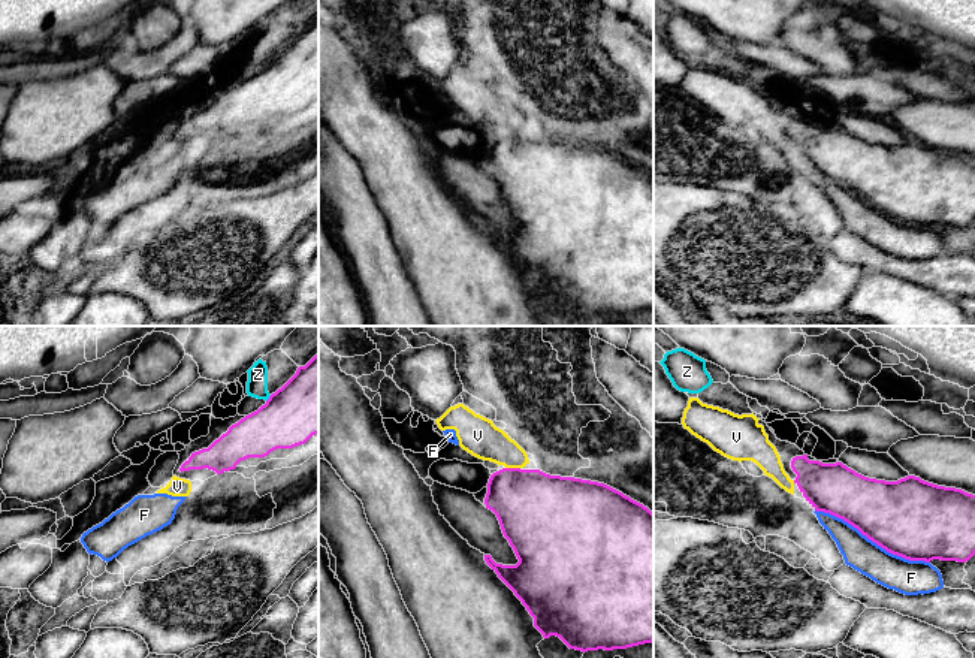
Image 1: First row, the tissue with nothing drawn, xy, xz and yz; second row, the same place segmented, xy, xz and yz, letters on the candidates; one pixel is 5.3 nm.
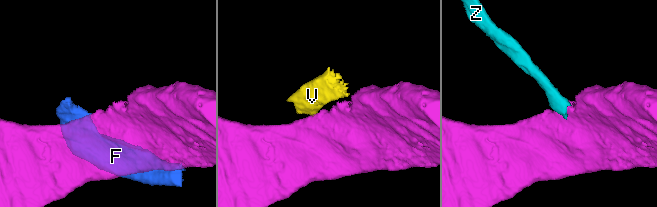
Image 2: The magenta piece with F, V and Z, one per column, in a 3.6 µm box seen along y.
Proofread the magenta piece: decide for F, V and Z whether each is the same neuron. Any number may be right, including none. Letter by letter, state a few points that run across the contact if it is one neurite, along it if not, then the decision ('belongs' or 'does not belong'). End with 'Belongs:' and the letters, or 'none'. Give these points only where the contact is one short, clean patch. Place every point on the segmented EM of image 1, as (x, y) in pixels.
F: does not belong
V: line xz (506, 467), (519, 468); does not belong
Z: line xy (271, 395), (266, 401); does not belong
Belongs: none

